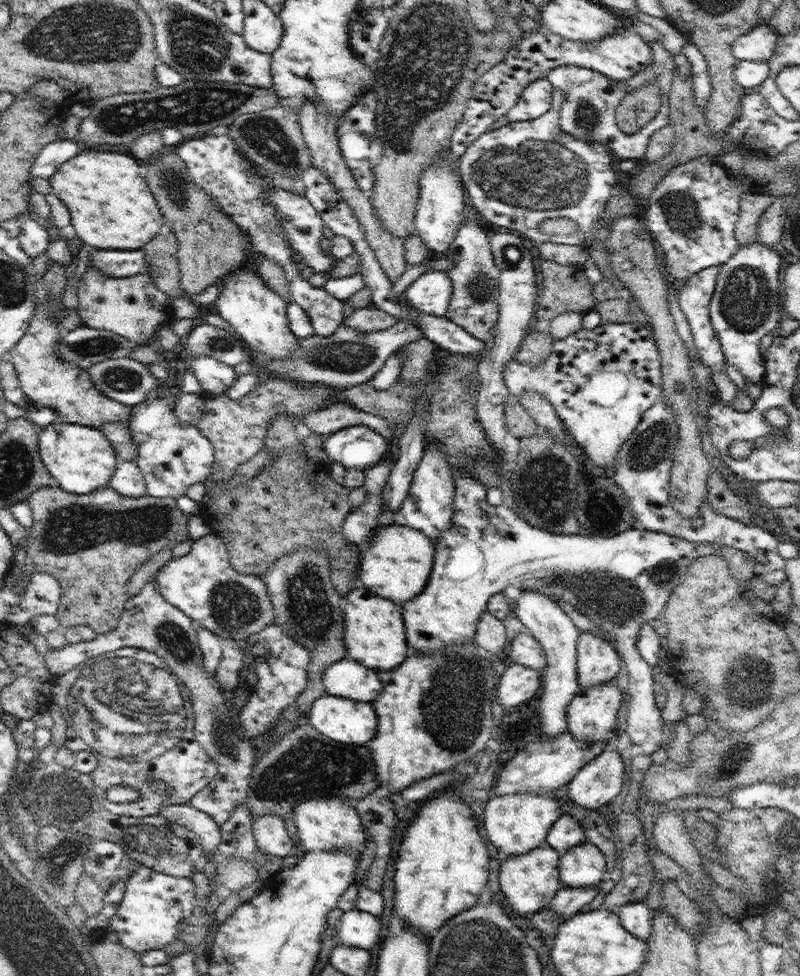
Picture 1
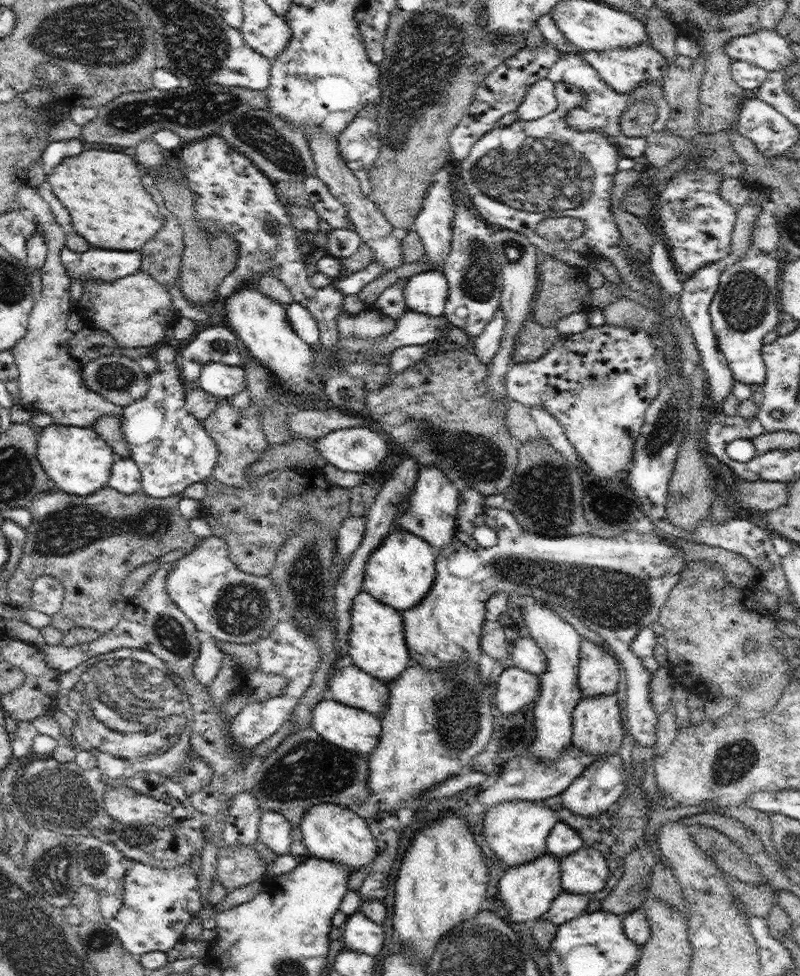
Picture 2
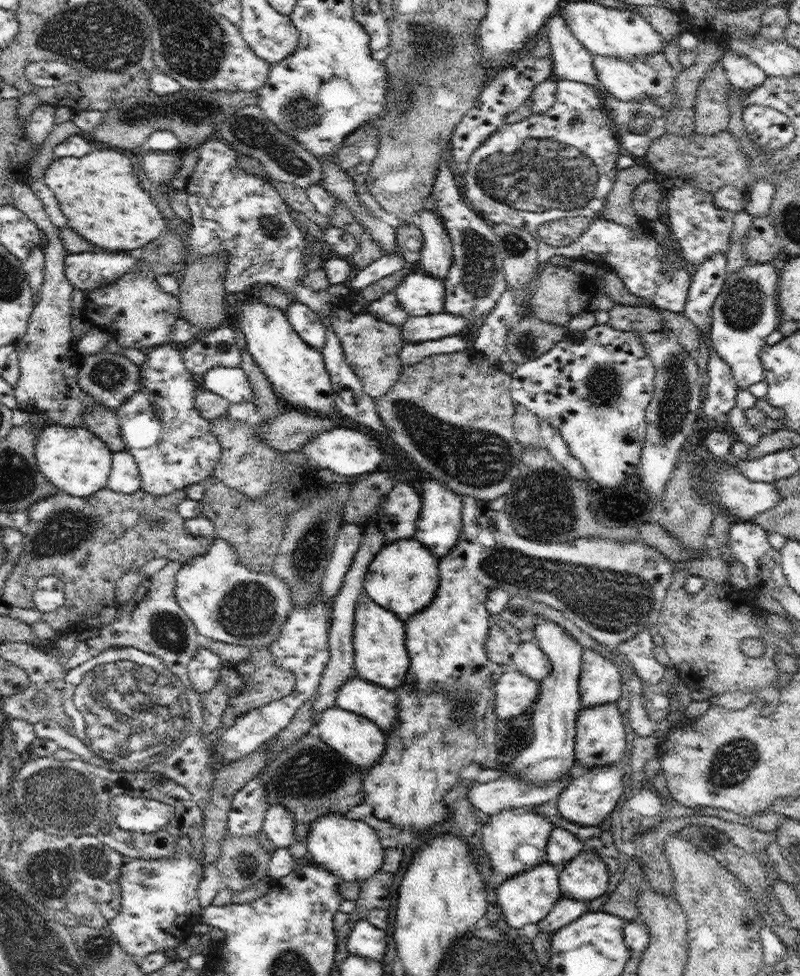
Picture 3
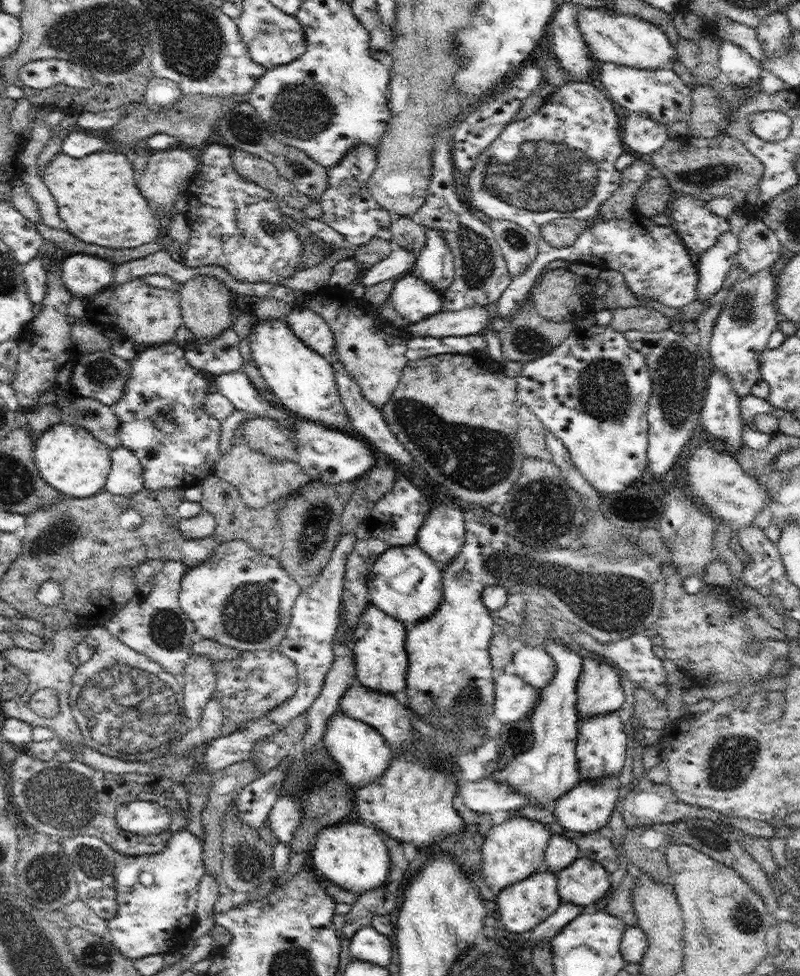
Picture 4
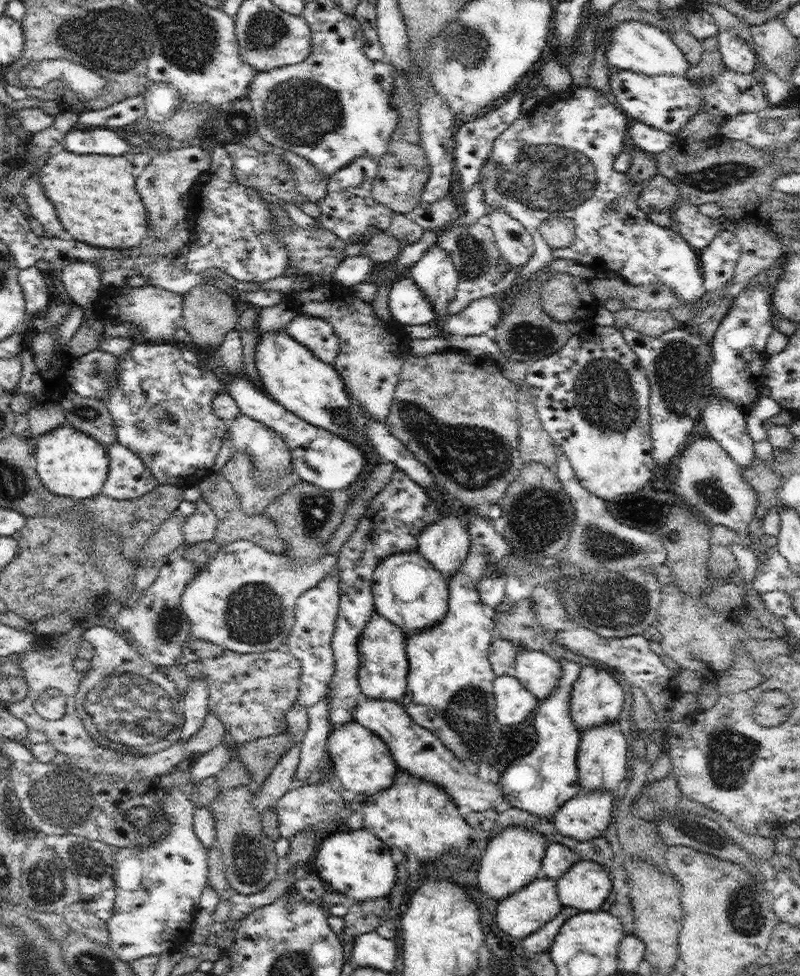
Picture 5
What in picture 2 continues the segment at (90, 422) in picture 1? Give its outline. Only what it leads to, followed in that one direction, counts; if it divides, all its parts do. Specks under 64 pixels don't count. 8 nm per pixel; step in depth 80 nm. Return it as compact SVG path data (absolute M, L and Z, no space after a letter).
M28 184L20 185L17 190L17 199L22 204L22 210L32 212L38 232L46 237L46 247L48 247L48 250L41 270L42 292L36 298L32 312L30 313L25 335L11 349L19 372L18 396L13 401L16 405L22 405L29 411L40 409L40 412L49 414L53 418L53 422L59 425L90 427L101 416L112 415L118 417L123 411L123 406L116 406L116 404L106 400L101 394L90 390L83 384L83 365L78 360L74 360L68 350L68 340L71 339L73 332L68 330L67 320L69 312L73 309L73 304L71 302L71 277L60 260L60 251L65 246L64 230L54 222L55 217L50 209L50 205L42 198L41 194L38 194L36 188L30 187Z

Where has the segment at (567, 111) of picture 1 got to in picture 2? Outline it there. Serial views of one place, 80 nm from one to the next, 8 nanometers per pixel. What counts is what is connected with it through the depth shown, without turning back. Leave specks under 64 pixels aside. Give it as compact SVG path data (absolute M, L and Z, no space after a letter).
M550 16L540 17L537 22L537 26L540 32L543 34L545 40L550 44L553 44L561 54L563 54L549 70L548 78L556 83L566 83L570 85L576 85L582 90L584 96L587 98L584 106L575 106L571 108L565 116L567 125L574 130L580 132L586 132L590 129L596 129L601 133L604 133L618 148L620 156L622 157L639 157L645 154L647 147L647 140L644 136L629 137L626 136L620 128L621 116L623 112L632 105L635 101L643 100L644 98L651 98L655 101L655 105L658 107L658 116L654 122L654 130L660 132L666 127L666 121L668 120L671 106L669 102L663 96L663 83L661 80L653 80L653 82L647 82L631 92L626 94L620 94L614 90L609 84L606 84L601 78L595 68L592 68L591 64L588 64L580 55L579 48L573 45L568 39L565 38L563 32L557 27L555 20Z

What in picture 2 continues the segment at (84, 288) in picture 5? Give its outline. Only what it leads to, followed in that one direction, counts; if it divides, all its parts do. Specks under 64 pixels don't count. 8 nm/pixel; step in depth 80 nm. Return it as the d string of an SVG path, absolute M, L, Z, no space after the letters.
M64 246L60 260L72 279L102 280L112 283L118 278L136 274L142 269L141 254L137 251L118 251L90 248L80 254Z

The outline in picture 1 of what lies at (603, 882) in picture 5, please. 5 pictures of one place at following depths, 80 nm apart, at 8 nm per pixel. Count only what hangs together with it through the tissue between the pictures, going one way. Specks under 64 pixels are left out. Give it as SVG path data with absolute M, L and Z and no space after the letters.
M587 840L570 847L559 858L561 881L570 888L596 886L606 871L604 853Z

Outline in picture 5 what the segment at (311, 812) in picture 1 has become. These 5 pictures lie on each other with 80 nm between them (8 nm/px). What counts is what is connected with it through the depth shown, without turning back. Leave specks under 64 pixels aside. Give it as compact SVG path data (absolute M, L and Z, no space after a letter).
M349 828L336 829L317 841L318 847L314 854L314 870L316 870L326 886L330 886L333 890L345 894L349 901L382 898L391 893L397 879L397 864L390 853L391 848L372 832L365 828L356 831L352 831Z

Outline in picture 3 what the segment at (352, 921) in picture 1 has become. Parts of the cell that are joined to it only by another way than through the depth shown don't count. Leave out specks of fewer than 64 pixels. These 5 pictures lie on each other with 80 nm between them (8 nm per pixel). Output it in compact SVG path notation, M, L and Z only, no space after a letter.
M367 919L355 922L347 938L347 949L352 956L362 956L372 960L384 960L386 956L386 931L376 928Z

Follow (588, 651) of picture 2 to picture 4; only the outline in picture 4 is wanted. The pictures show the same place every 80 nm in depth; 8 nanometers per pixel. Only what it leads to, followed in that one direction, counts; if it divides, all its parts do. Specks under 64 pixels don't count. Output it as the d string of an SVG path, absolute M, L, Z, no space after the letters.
M583 659L576 690L580 718L588 719L620 709L625 695L616 672L617 668L611 663Z

